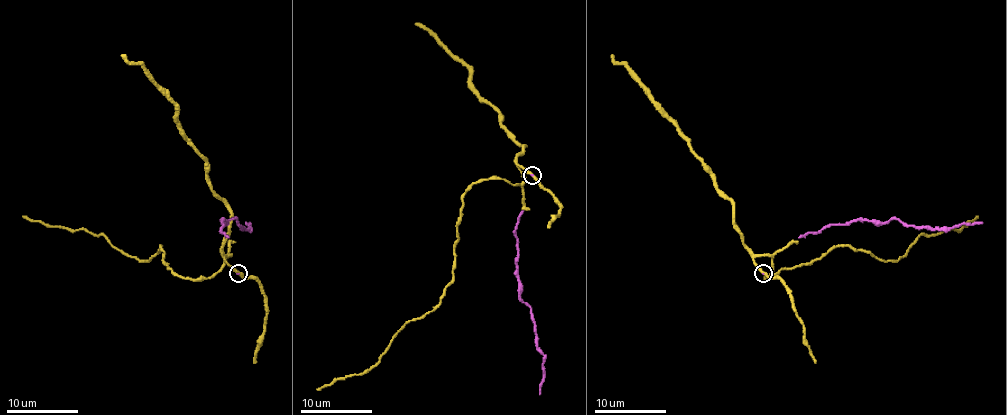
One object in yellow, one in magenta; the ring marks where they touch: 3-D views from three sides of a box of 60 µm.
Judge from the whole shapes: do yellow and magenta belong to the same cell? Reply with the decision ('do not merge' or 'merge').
merge

